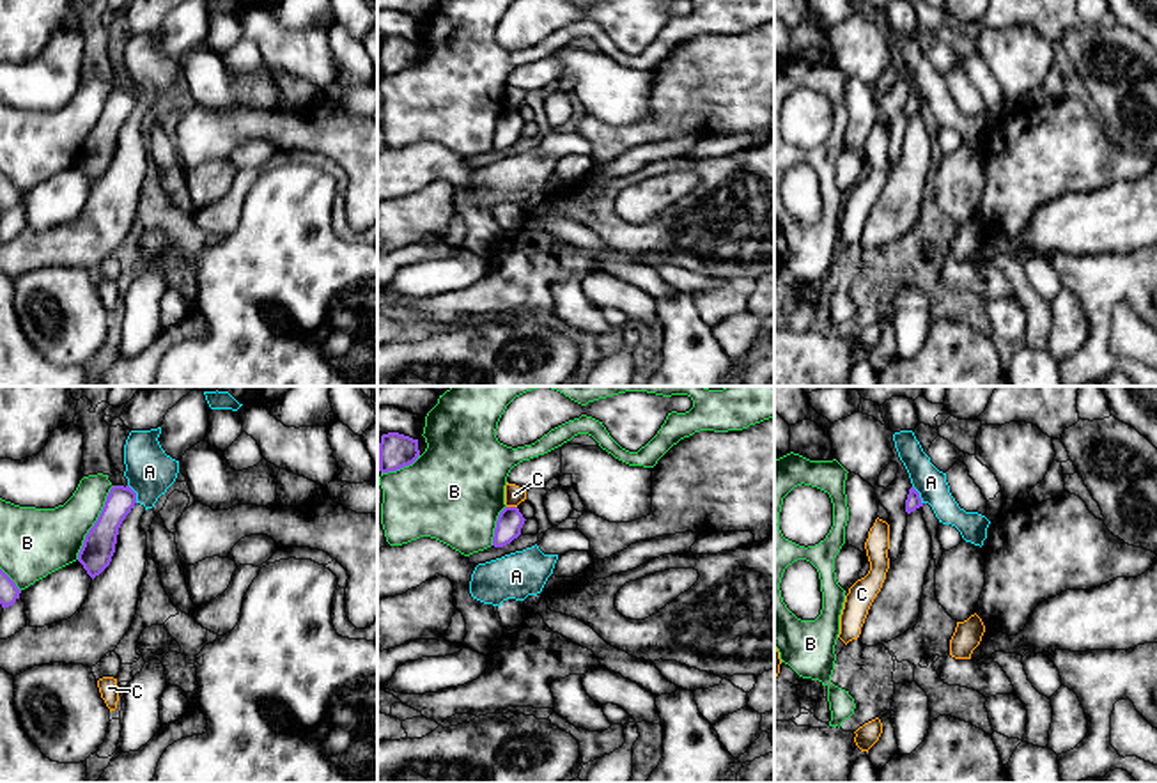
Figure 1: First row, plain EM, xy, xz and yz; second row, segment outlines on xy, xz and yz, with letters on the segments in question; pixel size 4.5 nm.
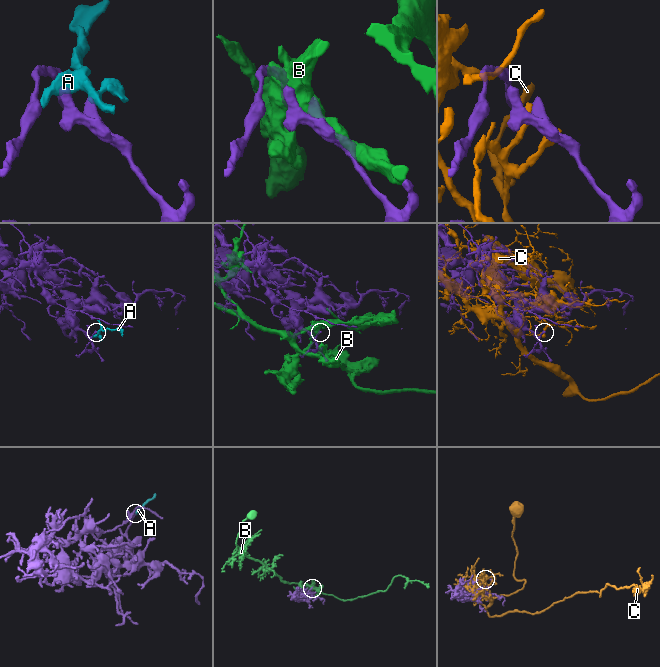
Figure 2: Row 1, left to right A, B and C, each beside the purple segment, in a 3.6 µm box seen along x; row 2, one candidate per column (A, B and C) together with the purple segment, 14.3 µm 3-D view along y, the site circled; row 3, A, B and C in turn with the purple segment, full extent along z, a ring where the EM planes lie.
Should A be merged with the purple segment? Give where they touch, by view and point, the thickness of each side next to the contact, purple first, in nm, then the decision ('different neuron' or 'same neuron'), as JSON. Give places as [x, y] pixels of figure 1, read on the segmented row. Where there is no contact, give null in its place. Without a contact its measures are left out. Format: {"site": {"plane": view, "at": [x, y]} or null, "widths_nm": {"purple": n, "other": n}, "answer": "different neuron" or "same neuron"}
{"site": {"plane": "xy", "at": [135, 493]}, "widths_nm": {"purple": 130, "other": 220}, "answer": "different neuron"}

